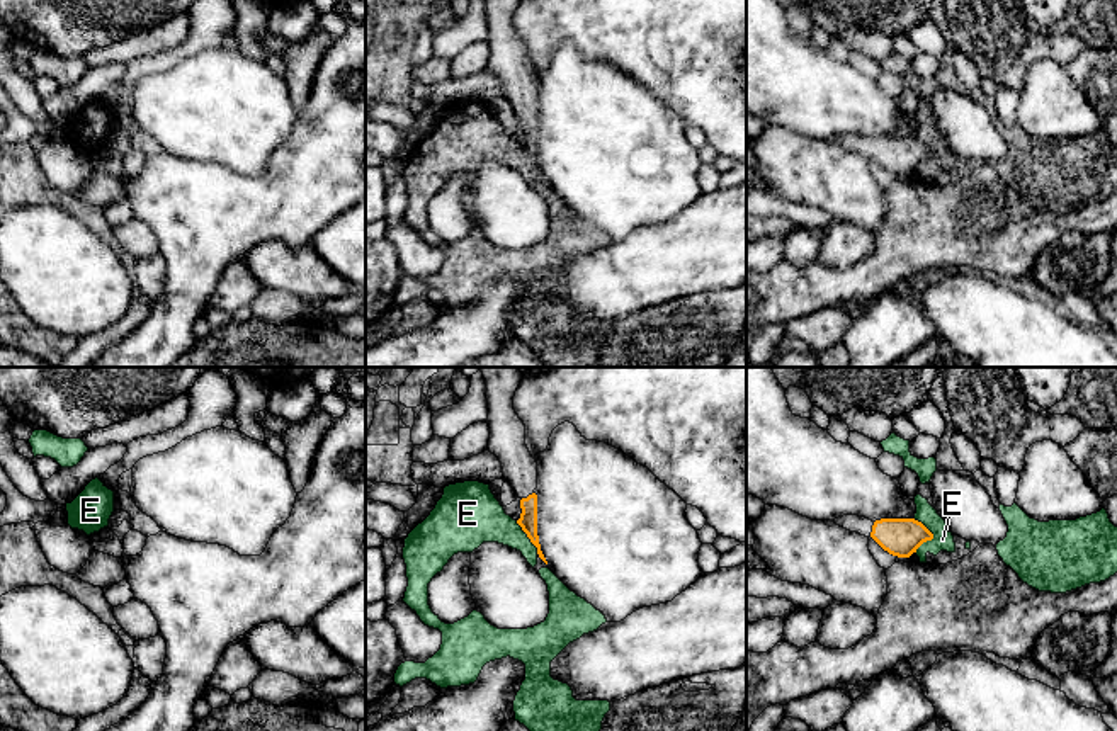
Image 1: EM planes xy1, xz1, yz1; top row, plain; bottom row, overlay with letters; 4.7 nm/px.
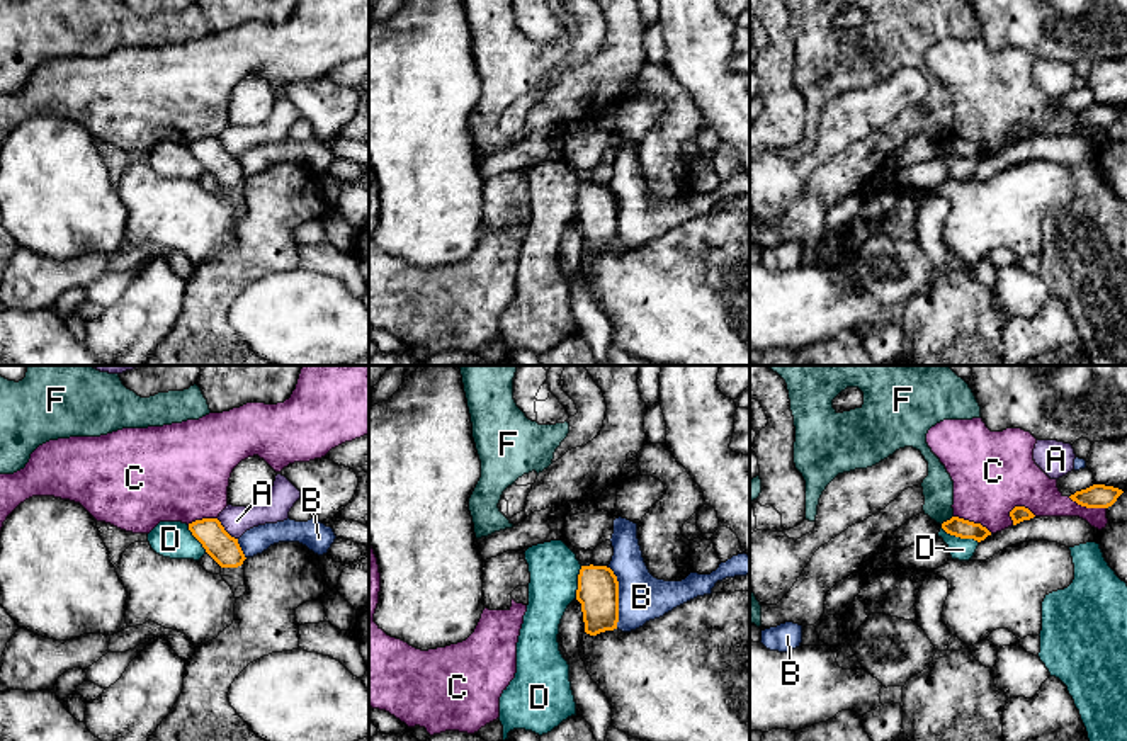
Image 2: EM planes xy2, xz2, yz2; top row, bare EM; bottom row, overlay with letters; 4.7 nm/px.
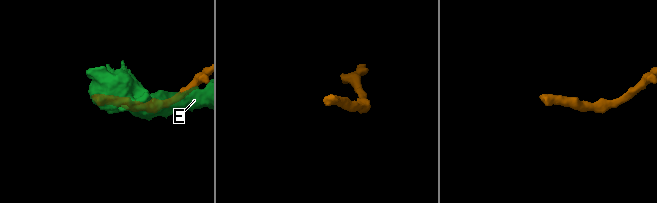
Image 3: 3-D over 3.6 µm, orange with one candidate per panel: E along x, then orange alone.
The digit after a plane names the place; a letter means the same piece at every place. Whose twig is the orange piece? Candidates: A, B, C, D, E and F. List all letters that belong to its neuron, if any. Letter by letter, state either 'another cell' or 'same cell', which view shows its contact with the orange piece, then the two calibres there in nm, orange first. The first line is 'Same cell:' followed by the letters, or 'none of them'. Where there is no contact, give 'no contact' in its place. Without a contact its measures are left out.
Same cell: none of them
A: another cell; meets orange in xy2; 140 nm thick on the orange side, 140 nm on the other
B: another cell; meets orange in xz2; 190 nm thick on the orange side, 220 nm on the other
C: another cell; meets orange in yz2; 80 nm thick on the orange side, 380 nm on the other
D: another cell; meets orange in yz2; 90 nm thick on the orange side, 110 nm on the other
E: another cell; meets orange in yz1; 180 nm thick on the orange side, 100 nm on the other
F: another cell; meets orange in yz2; 90 nm thick on the orange side, 140 nm on the other

